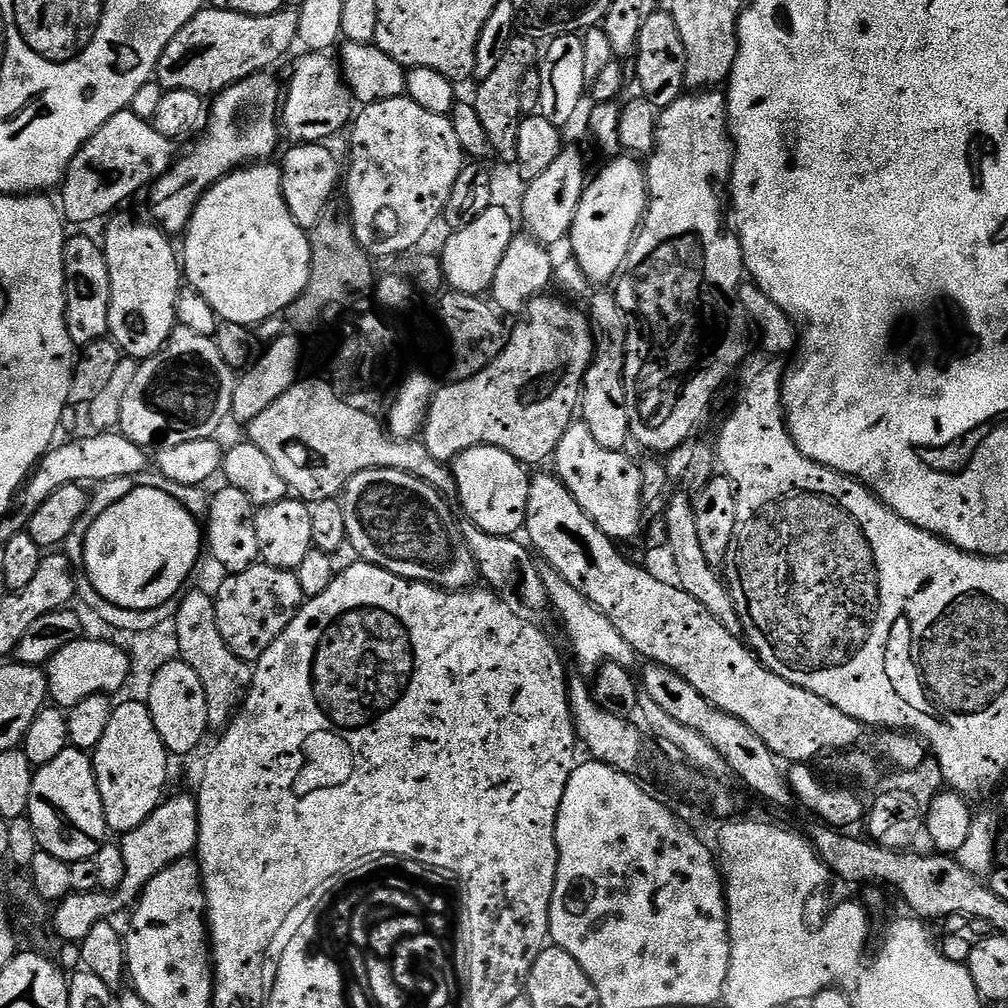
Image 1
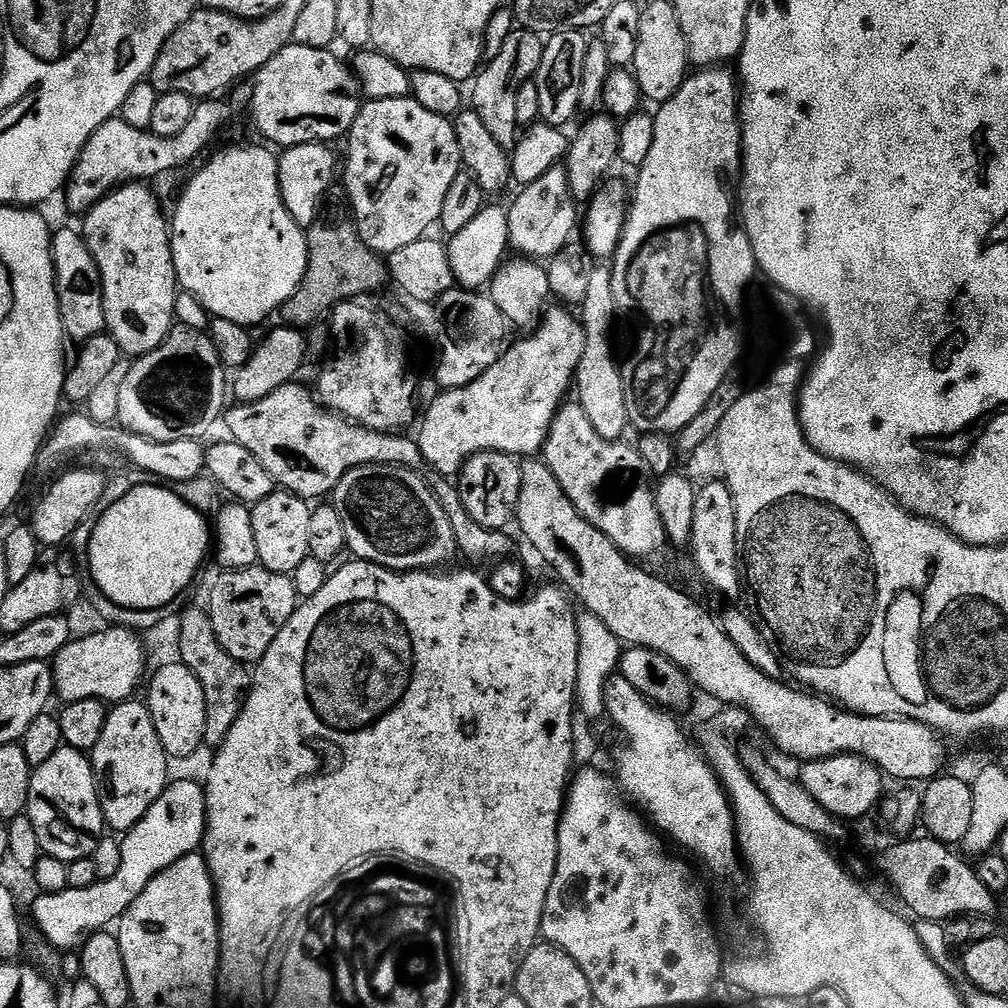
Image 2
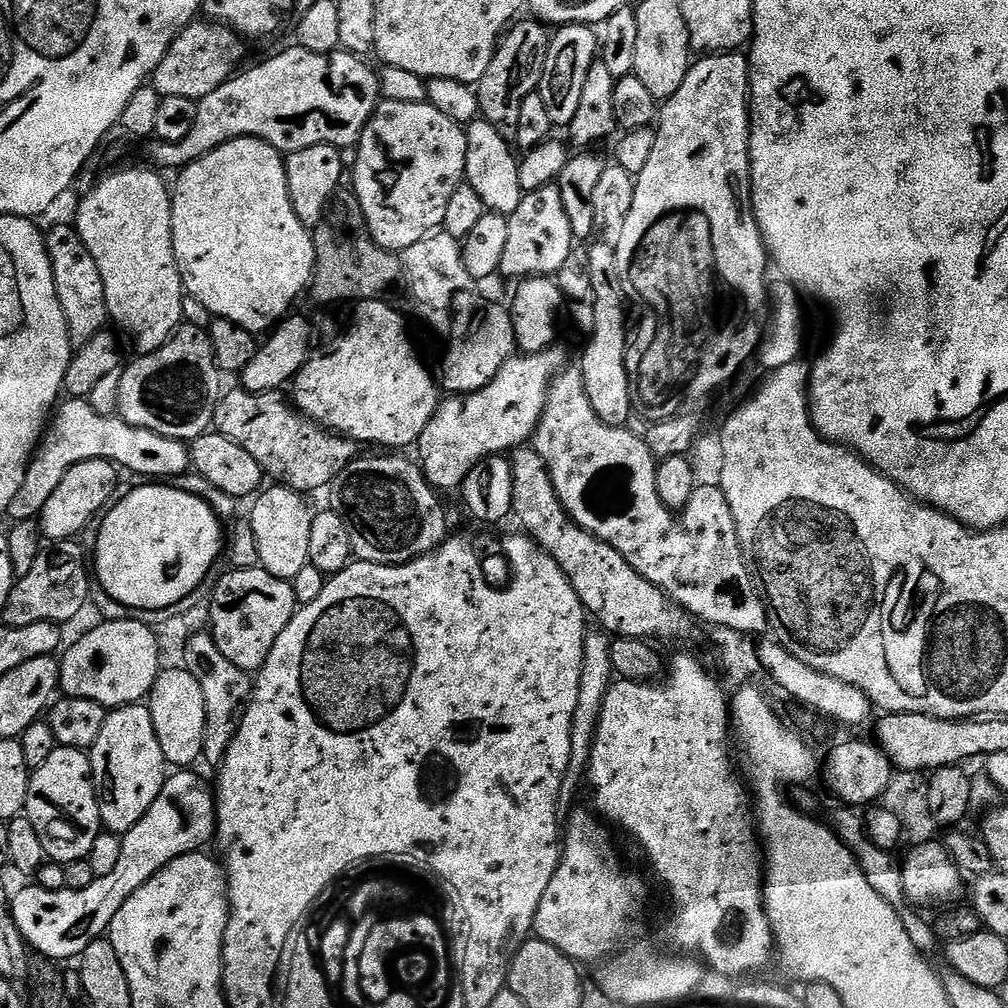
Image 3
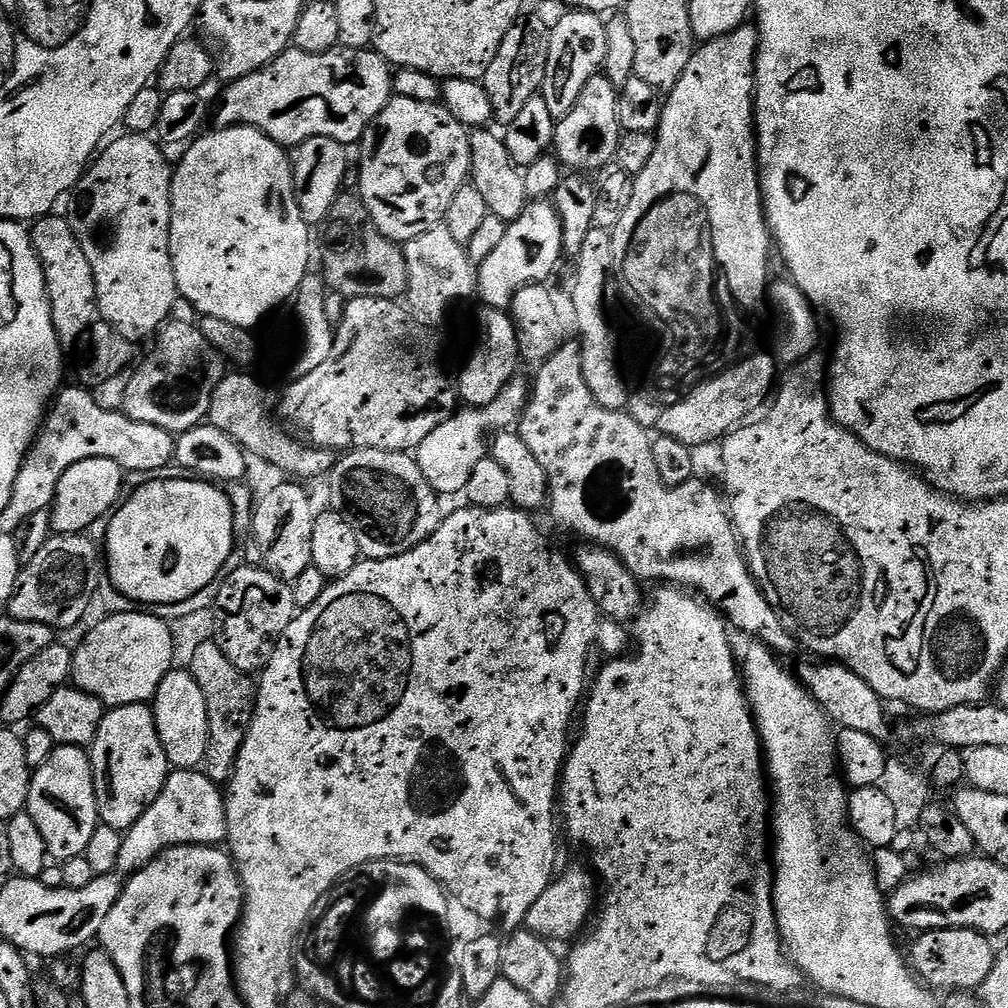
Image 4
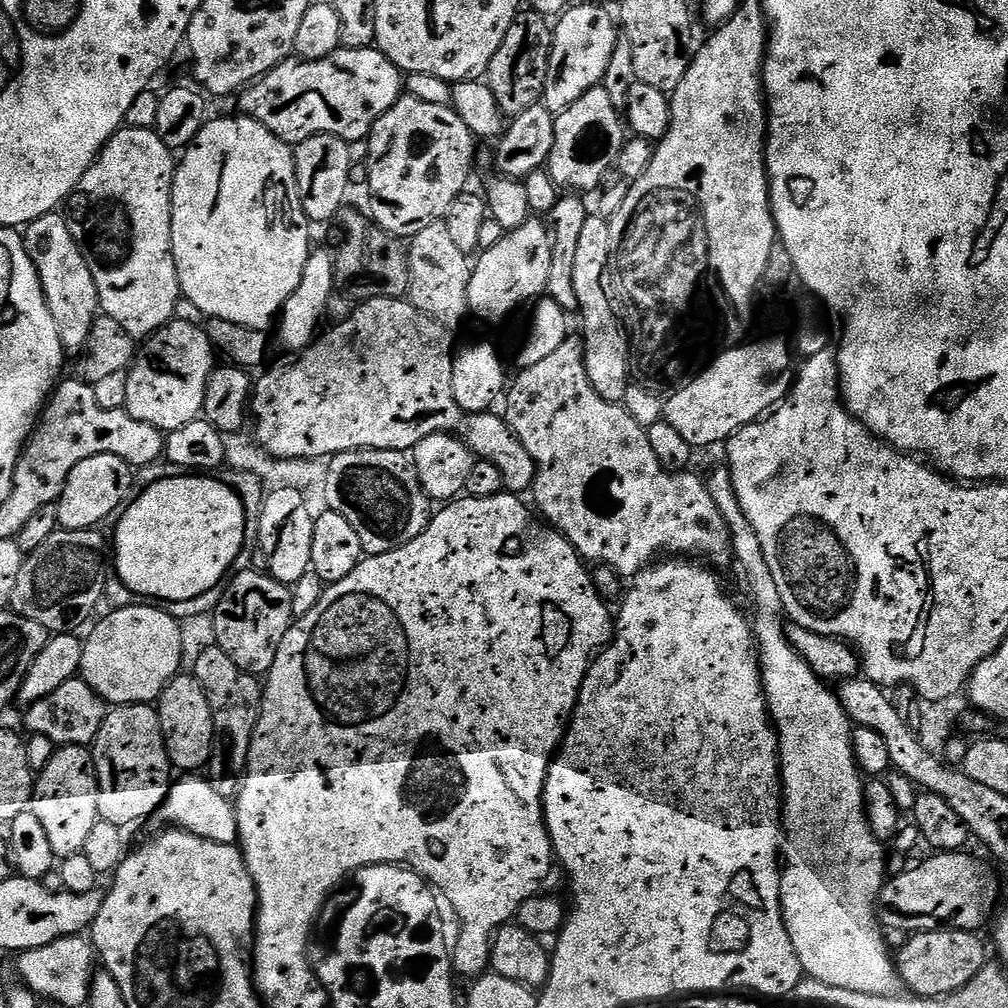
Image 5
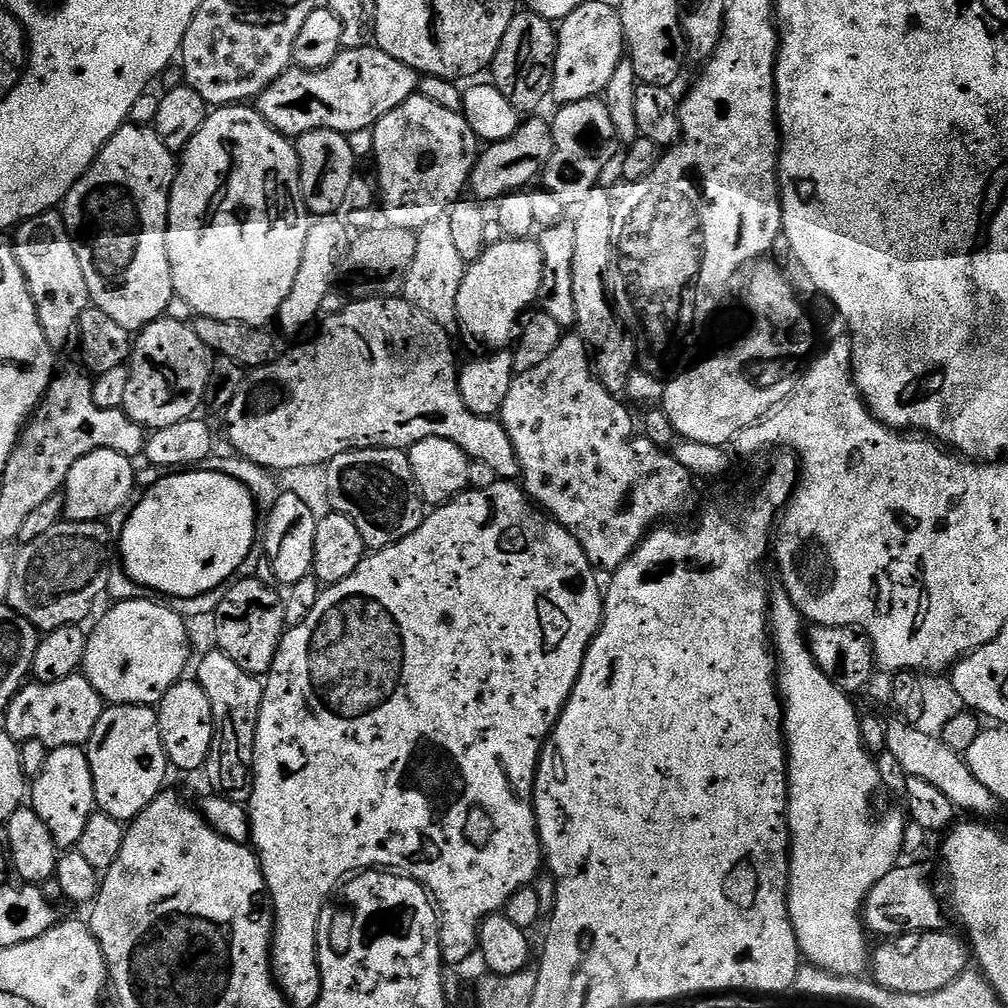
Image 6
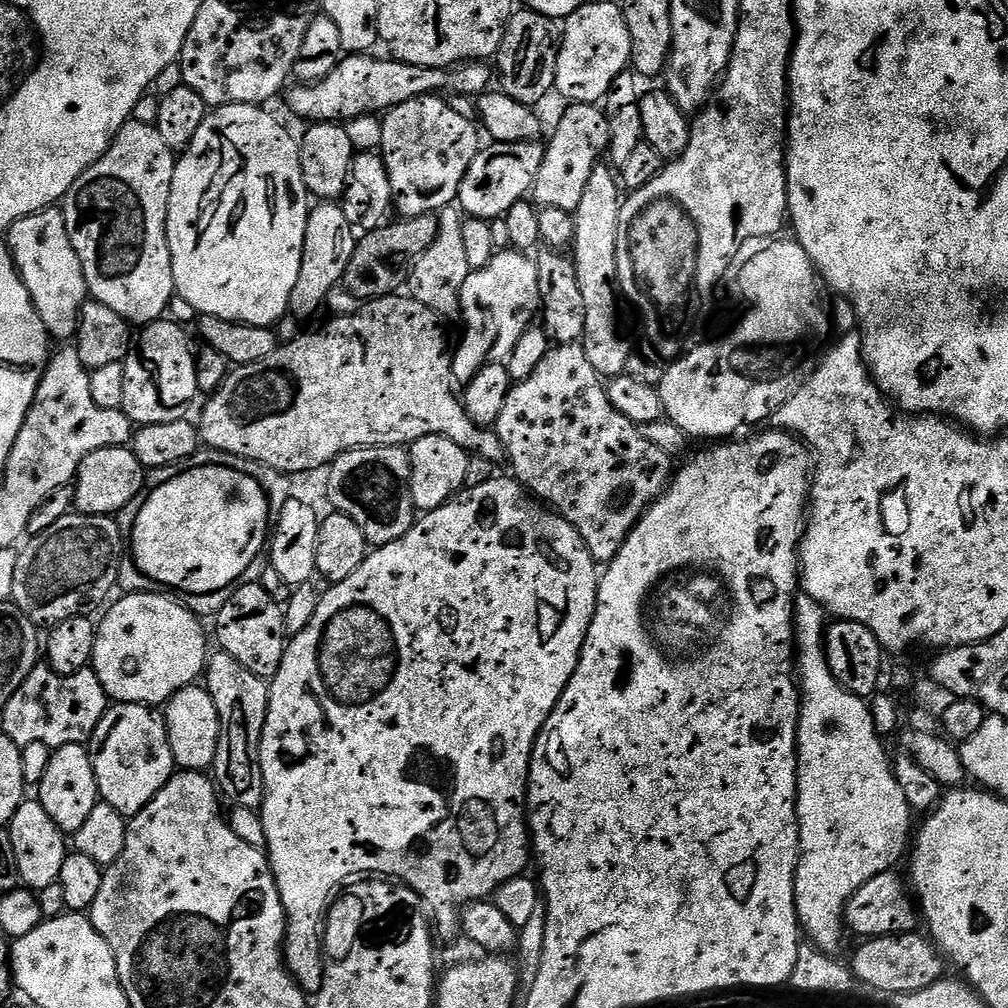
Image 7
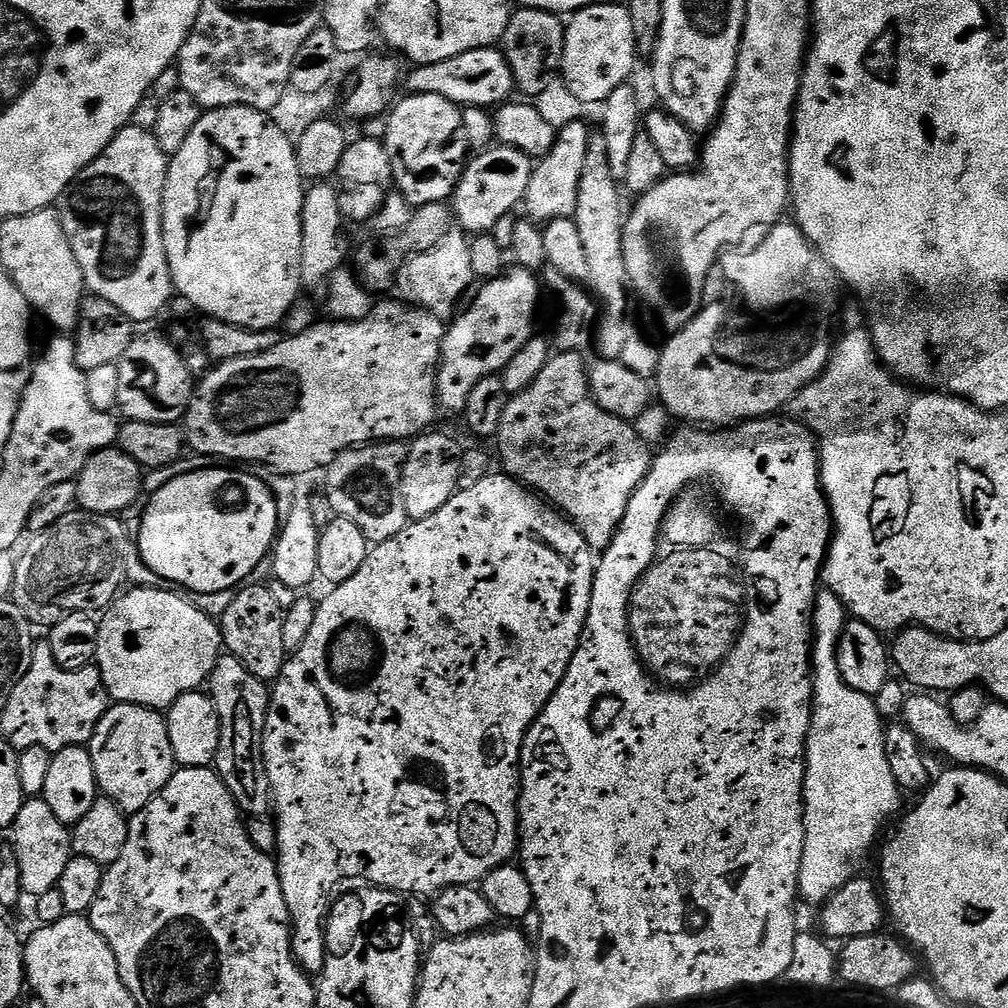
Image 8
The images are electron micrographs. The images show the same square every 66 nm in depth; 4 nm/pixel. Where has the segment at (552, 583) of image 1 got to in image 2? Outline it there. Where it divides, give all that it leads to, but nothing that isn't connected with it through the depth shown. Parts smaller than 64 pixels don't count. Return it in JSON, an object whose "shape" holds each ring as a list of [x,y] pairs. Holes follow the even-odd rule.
{"shape":[[[586,612],[583,613],[578,619],[578,636],[579,636],[579,656],[578,656],[578,682],[576,683],[576,706],[577,711],[573,713],[572,716],[572,754],[573,754],[573,761],[577,764],[584,764],[580,766],[588,766],[596,756],[598,752],[598,738],[596,736],[596,732],[594,729],[590,728],[589,724],[592,724],[596,721],[598,721],[600,718],[601,720],[605,717],[606,710],[605,710],[605,704],[604,704],[604,698],[603,698],[603,689],[604,689],[604,681],[609,677],[608,668],[614,666],[617,667],[621,663],[621,653],[622,653],[622,642],[617,638],[616,635],[613,634],[613,632],[610,630],[608,626],[606,626],[605,623],[602,623],[598,617],[592,613]]]}

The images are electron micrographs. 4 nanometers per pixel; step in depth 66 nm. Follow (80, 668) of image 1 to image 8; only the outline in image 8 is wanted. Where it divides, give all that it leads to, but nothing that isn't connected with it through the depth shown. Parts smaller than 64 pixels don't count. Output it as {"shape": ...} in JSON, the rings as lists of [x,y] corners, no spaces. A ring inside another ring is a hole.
{"shape":[[[160,586],[155,587],[133,587],[133,592],[125,591],[123,594],[117,595],[116,599],[108,605],[100,620],[100,629],[98,630],[98,650],[94,661],[95,667],[99,668],[104,685],[108,691],[109,697],[113,701],[122,704],[141,704],[147,708],[155,708],[157,710],[166,710],[174,701],[184,692],[194,692],[201,687],[200,684],[211,677],[214,666],[219,662],[222,655],[222,637],[220,634],[220,625],[215,619],[212,620],[200,608],[195,608],[188,600],[183,600],[180,596],[175,596],[172,592],[163,592]]]}

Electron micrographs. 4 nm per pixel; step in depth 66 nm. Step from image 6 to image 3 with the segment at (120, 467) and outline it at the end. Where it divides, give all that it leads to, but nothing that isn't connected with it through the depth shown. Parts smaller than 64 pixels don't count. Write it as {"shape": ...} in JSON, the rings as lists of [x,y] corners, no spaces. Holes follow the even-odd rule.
{"shape":[[[87,460],[68,469],[40,511],[38,523],[43,539],[55,542],[79,537],[87,524],[109,507],[108,499],[114,494],[118,481],[116,472],[117,465],[110,460]]]}

